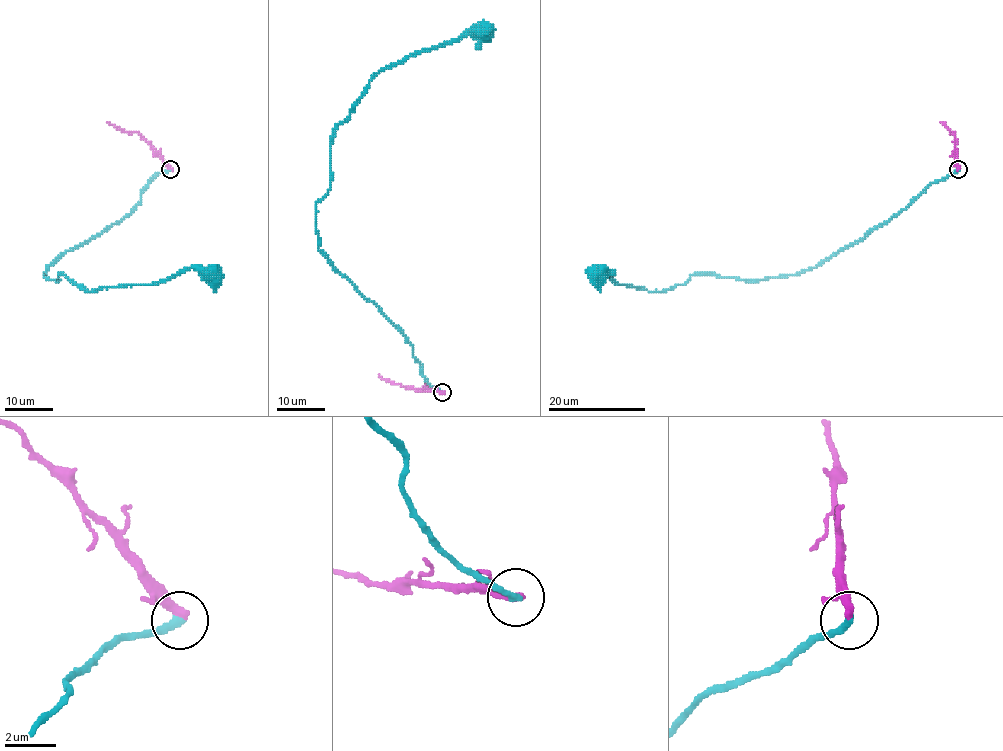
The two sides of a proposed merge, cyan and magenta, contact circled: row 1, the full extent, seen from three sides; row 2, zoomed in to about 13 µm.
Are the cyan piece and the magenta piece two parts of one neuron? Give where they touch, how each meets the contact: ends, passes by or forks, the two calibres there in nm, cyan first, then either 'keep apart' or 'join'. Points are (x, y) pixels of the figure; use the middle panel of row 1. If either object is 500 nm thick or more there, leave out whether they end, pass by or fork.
place (442, 392); cyan ends; magenta ends; calibres 280 and 360 nm; keep apart

